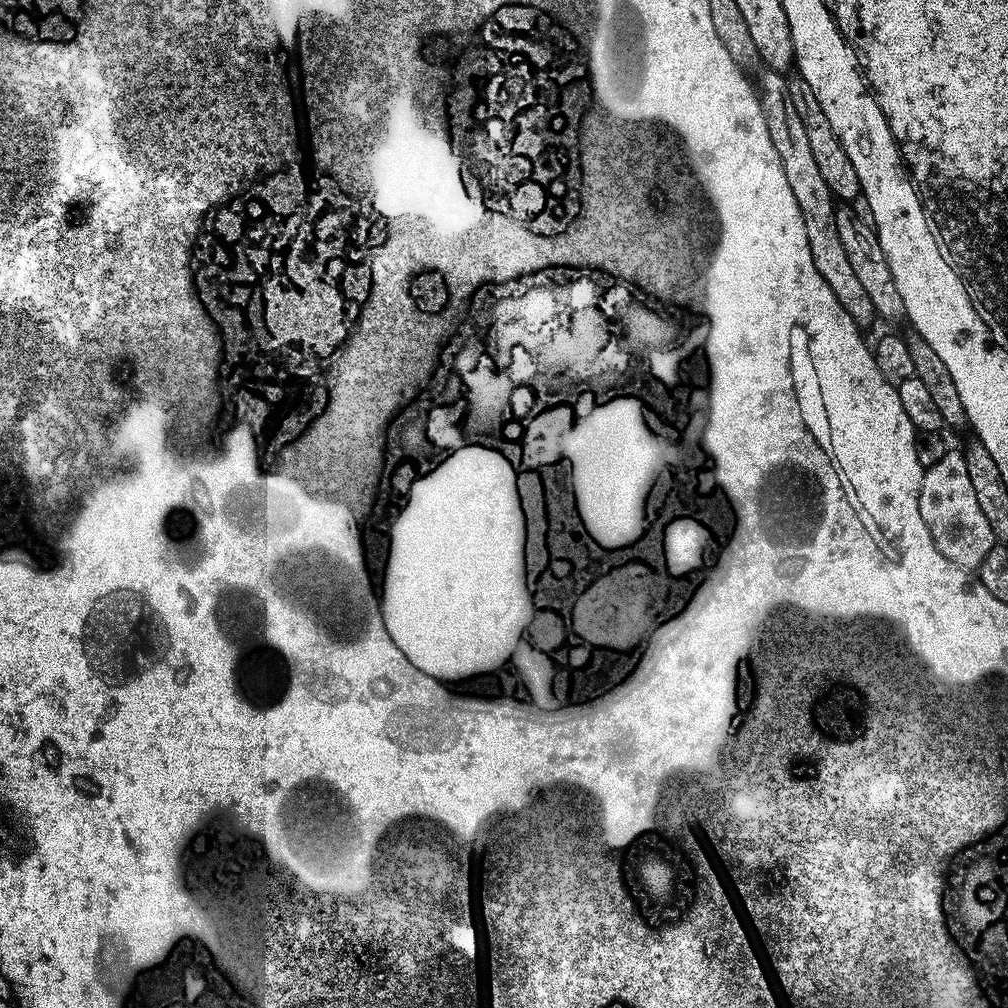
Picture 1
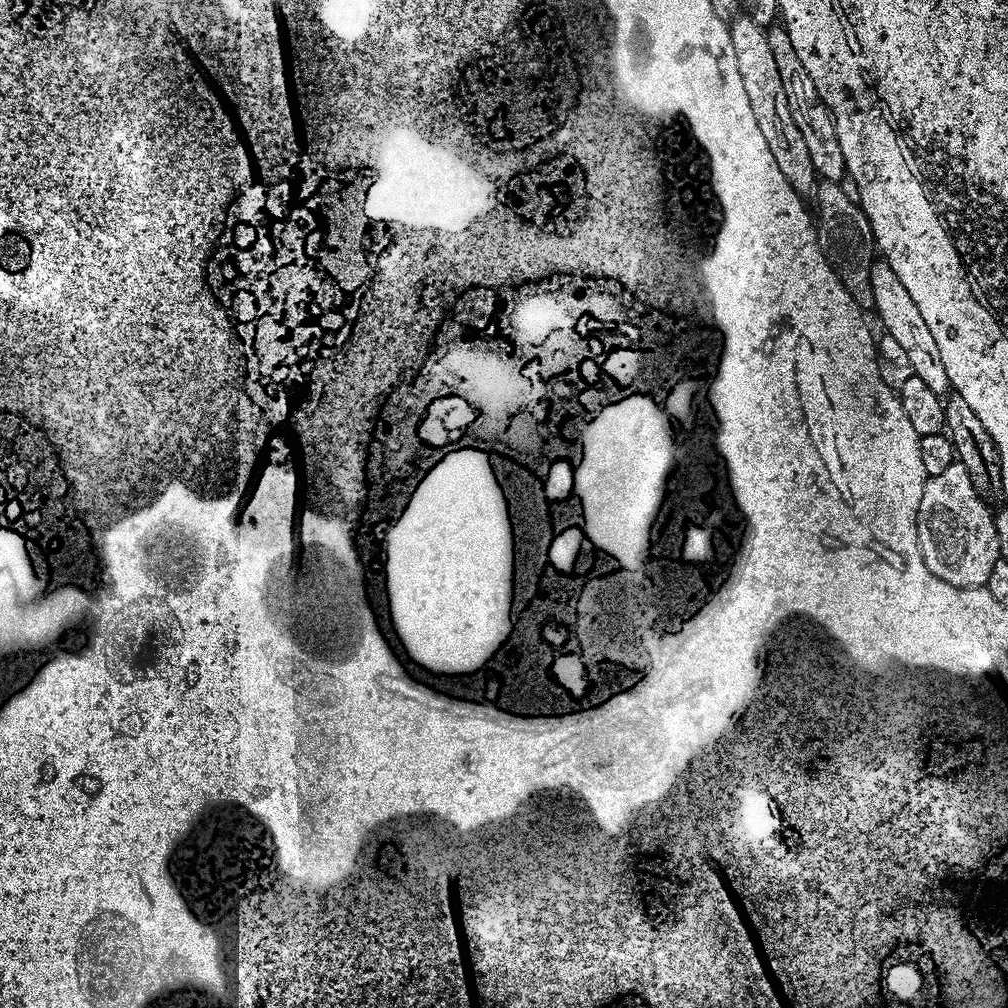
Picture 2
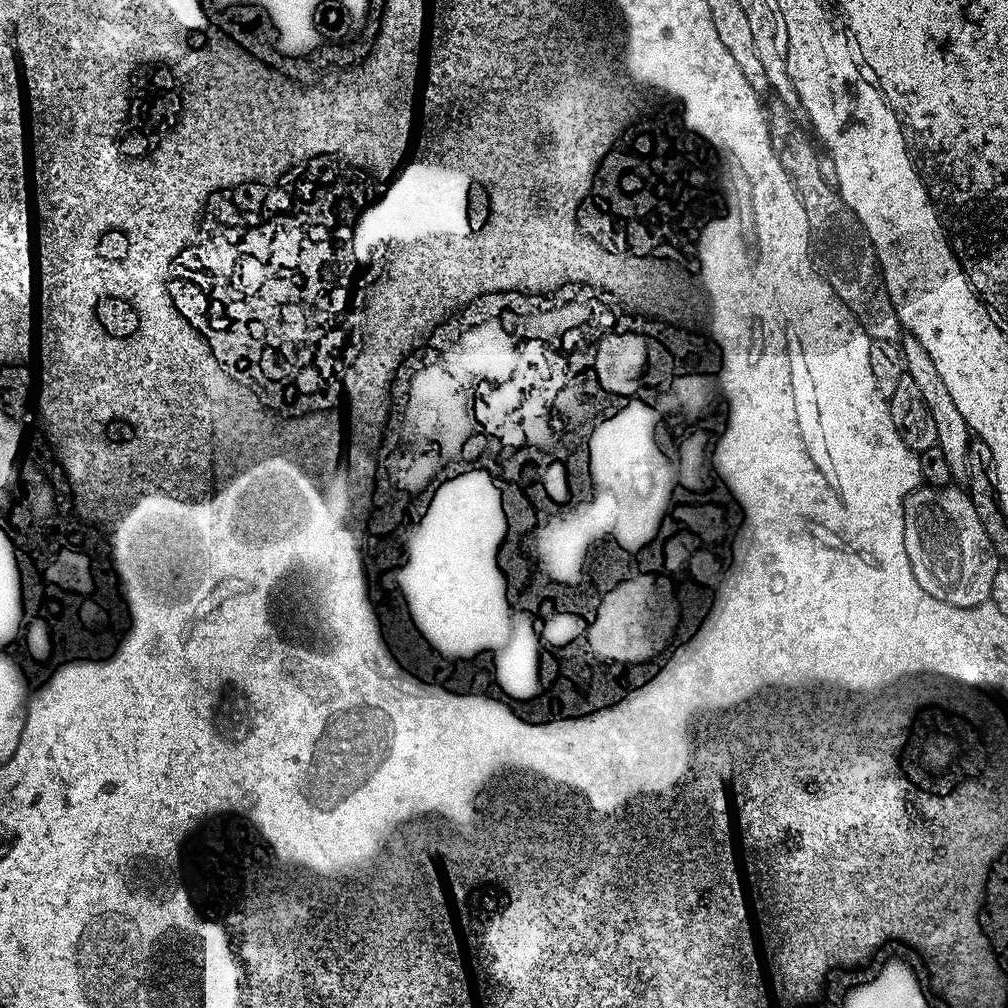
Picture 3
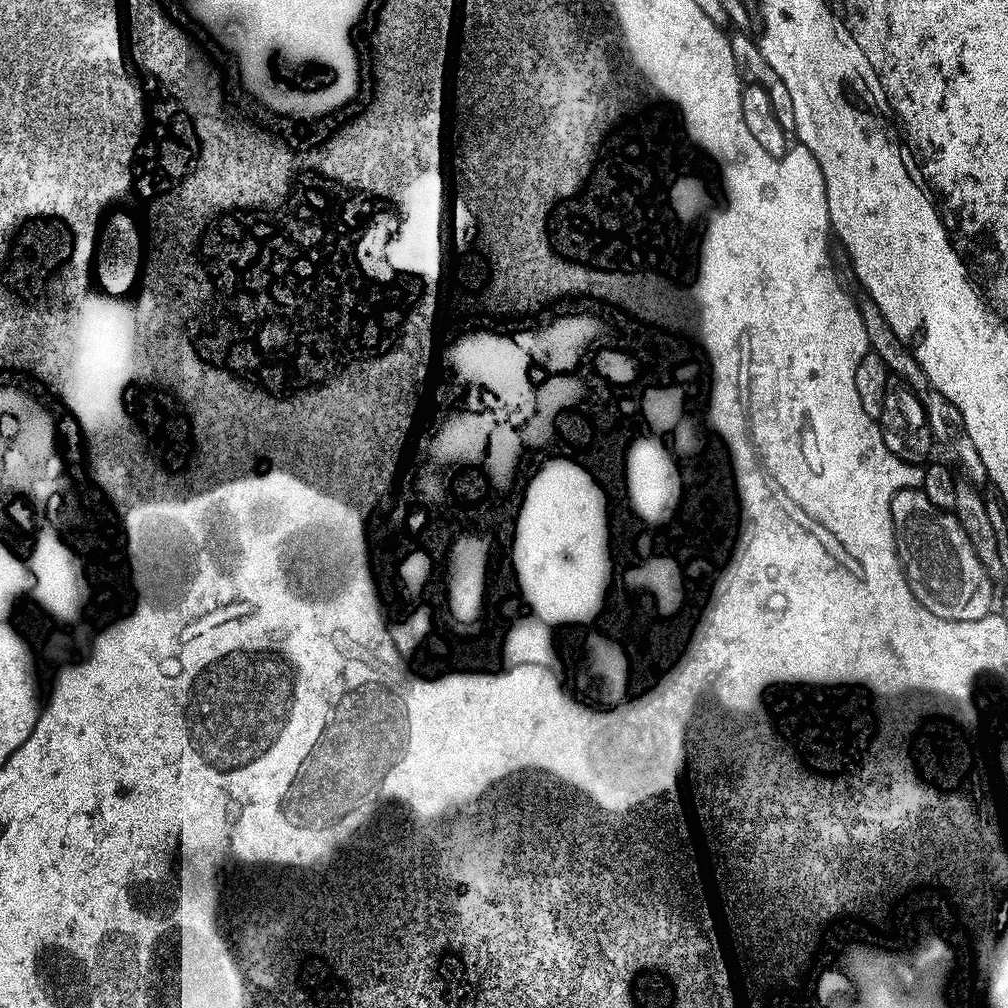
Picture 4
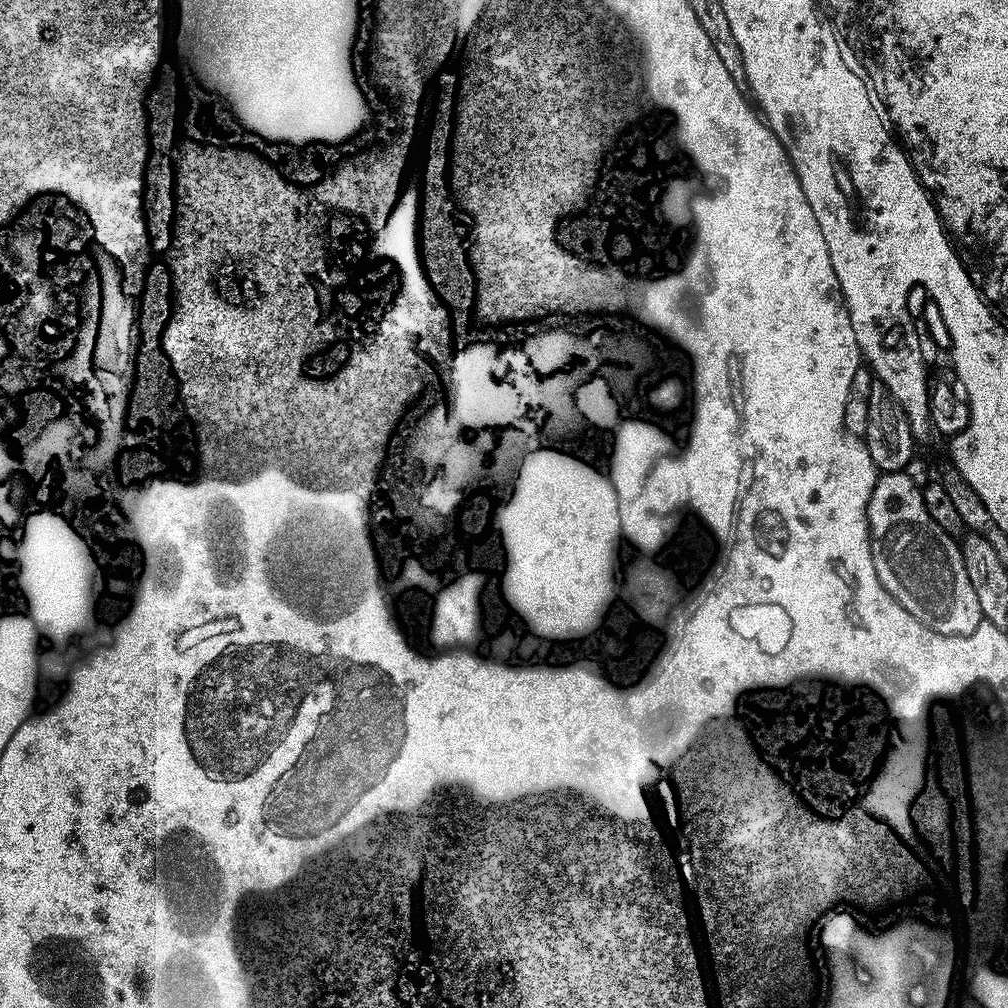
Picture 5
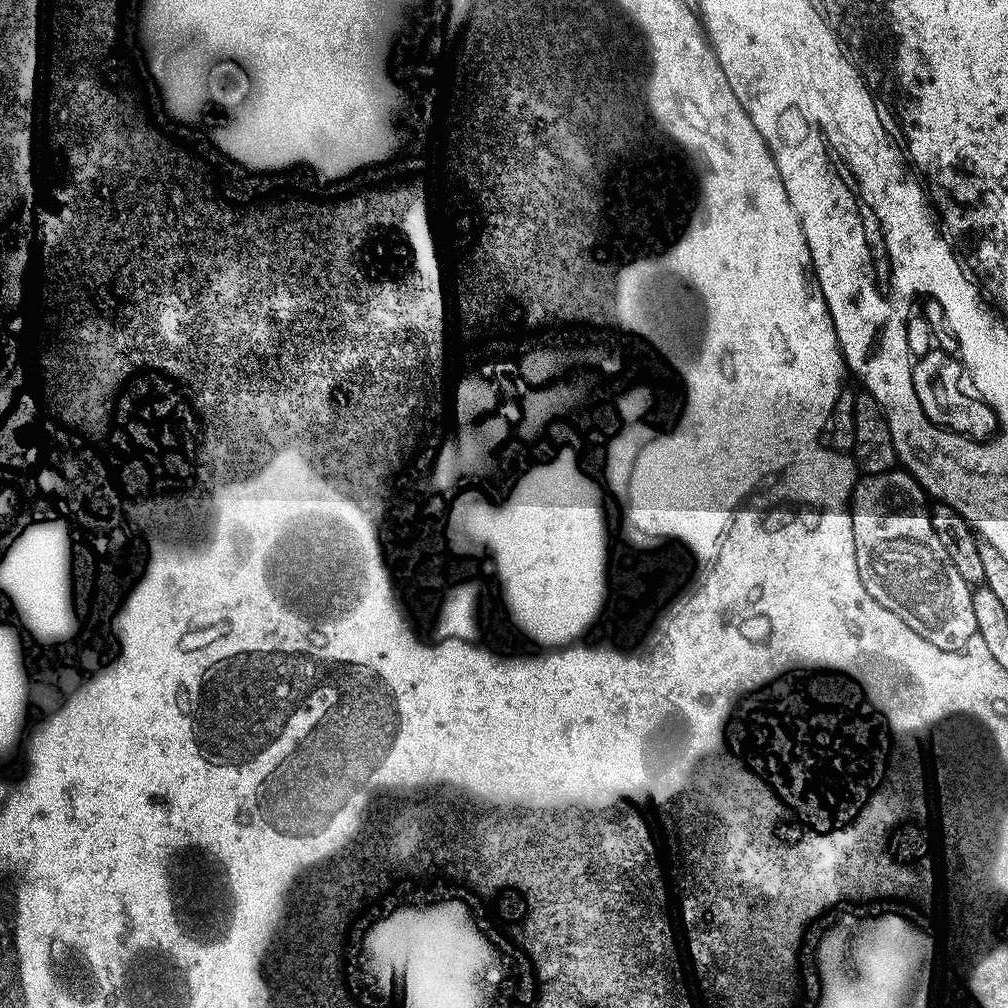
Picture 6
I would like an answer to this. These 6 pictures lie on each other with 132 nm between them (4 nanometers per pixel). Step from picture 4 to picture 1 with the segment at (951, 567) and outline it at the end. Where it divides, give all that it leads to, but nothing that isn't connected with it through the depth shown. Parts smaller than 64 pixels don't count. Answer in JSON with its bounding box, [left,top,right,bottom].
[918,450,994,569]

